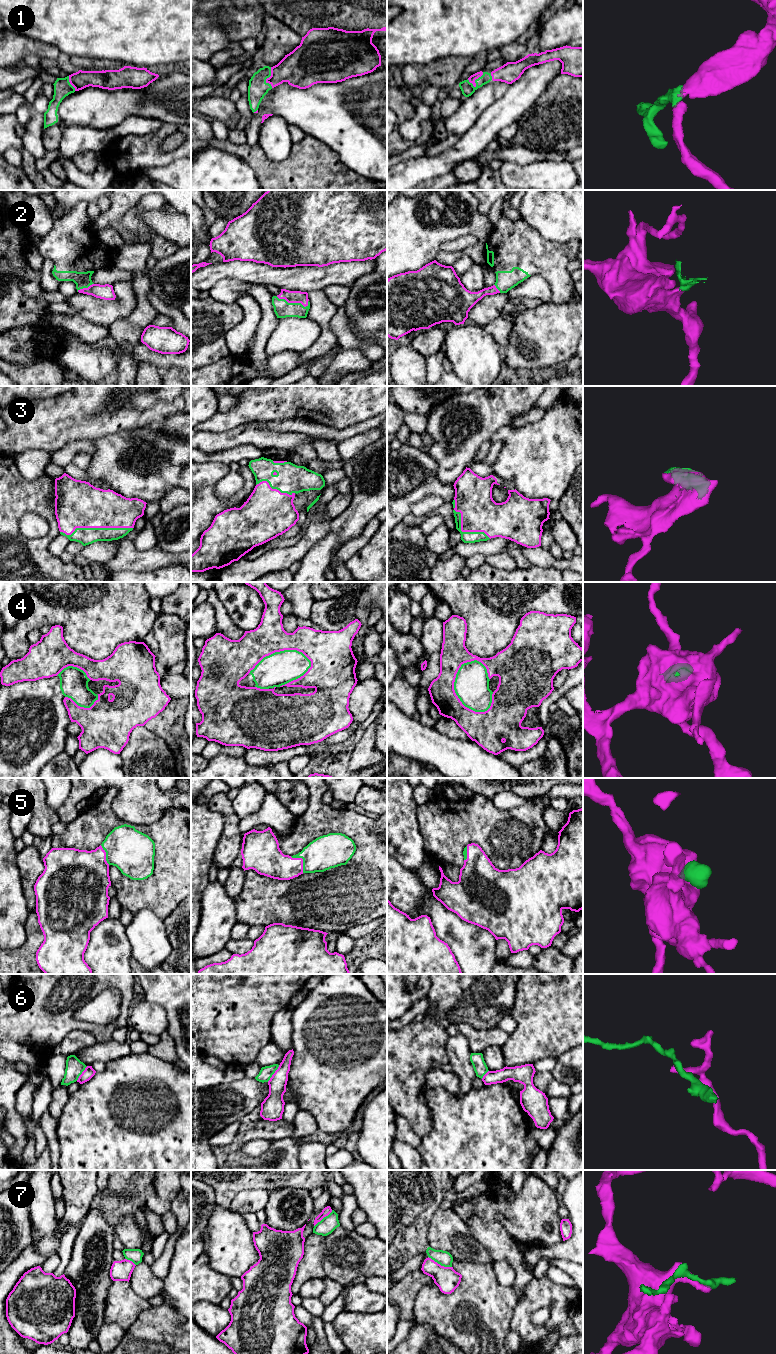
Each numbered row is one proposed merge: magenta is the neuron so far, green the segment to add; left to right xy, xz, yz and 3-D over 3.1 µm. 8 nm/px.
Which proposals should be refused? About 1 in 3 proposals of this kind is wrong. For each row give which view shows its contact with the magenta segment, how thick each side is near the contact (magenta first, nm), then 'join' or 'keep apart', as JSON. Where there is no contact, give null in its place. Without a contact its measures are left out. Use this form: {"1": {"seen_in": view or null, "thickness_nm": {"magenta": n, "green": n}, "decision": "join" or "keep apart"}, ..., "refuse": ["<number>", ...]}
{"1": {"seen_in": "yz", "thickness_nm": {"magenta": 60, "green": 110}, "decision": "join"}, "2": {"seen_in": "xz", "thickness_nm": {"magenta": 100, "green": 140}, "decision": "join"}, "3": {"seen_in": "xy", "thickness_nm": {"magenta": 380, "green": 140}, "decision": "join"}, "4": {"seen_in": "yz", "thickness_nm": {"magenta": 200, "green": 280}, "decision": "keep apart"}, "5": {"seen_in": "xz", "thickness_nm": {"magenta": 240, "green": 280}, "decision": "join"}, "6": {"seen_in": "xz", "thickness_nm": {"magenta": 170, "green": 100}, "decision": "keep apart"}, "7": {"seen_in": "yz", "thickness_nm": {"magenta": 190, "green": 120}, "decision": "keep apart"}, "refuse": ["4", "6", "7"]}

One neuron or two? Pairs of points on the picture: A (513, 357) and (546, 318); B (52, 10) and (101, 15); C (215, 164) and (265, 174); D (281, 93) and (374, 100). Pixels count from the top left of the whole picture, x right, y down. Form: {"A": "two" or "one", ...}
{"A": "one", "B": "one", "C": "two", "D": "one"}

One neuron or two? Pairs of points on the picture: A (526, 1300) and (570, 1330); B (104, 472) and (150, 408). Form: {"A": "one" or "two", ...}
{"A": "one", "B": "two"}

